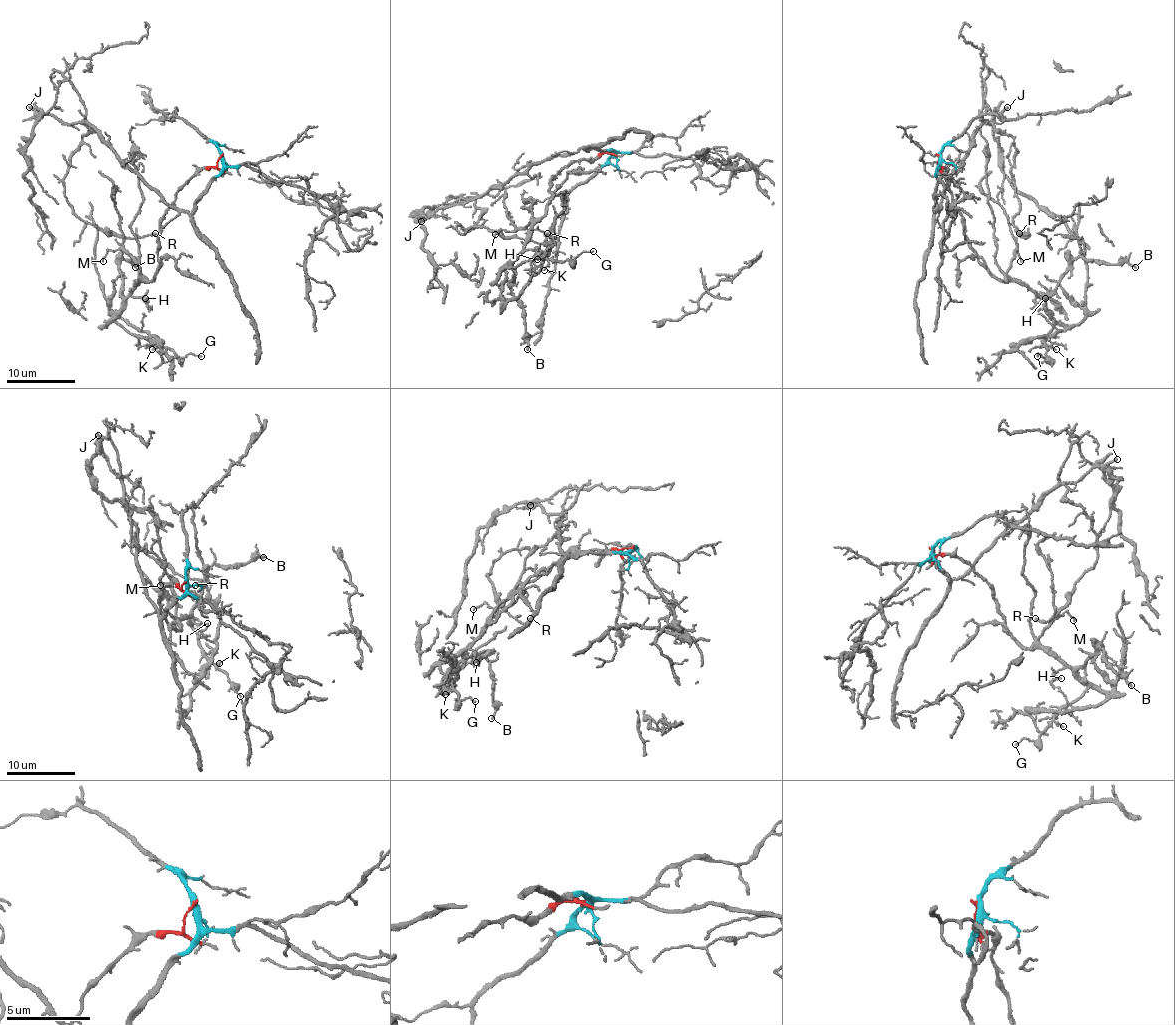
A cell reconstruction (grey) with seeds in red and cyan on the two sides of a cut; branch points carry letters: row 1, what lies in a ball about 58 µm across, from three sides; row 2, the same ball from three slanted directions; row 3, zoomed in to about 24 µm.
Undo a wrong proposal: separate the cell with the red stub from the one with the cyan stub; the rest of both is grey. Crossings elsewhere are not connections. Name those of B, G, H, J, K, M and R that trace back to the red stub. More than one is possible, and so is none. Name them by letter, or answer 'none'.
B, G, H, K, M

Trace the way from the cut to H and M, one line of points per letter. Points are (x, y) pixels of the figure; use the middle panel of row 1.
H: (614, 153), (566, 165), (552, 179), (549, 191), (552, 200), (533, 225), (523, 249), (538, 251), (536, 260)
M: (614, 153), (566, 165), (552, 179), (552, 200), (538, 218), (495, 234)

